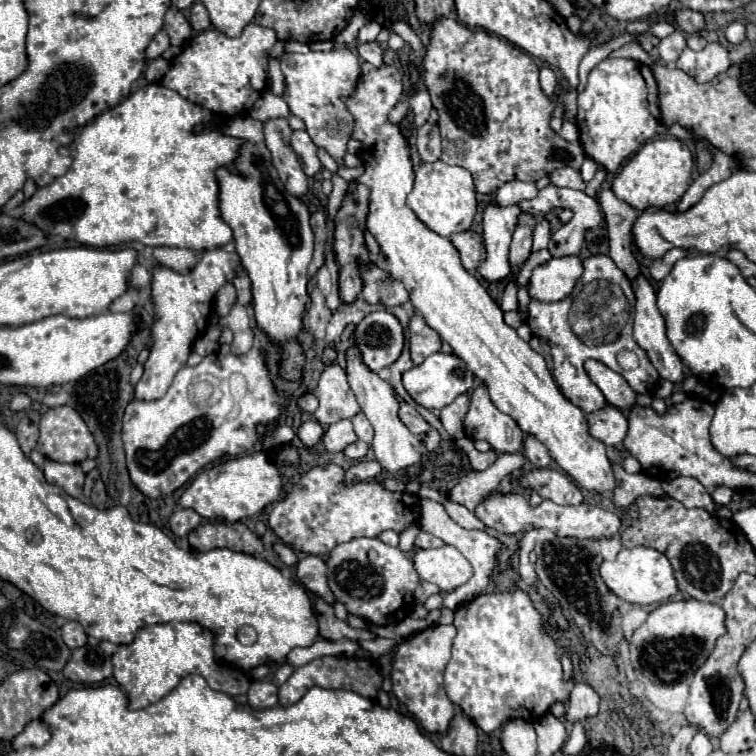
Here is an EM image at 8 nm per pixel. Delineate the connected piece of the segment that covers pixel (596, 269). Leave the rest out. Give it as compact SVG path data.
M591 255L583 261L583 275L579 279L575 289L582 289L589 281L595 279L607 279L611 283L617 283L627 298L635 298L634 290L625 273L621 273L621 269L617 269L617 265L613 263L613 259L609 255Z

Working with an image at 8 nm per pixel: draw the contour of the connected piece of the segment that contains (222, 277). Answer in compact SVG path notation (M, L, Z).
M211 249L203 251L201 259L189 273L177 273L165 265L153 267L153 281L151 281L151 299L155 309L155 319L151 327L151 345L149 357L145 361L145 373L135 387L135 399L153 401L161 399L169 389L175 373L185 367L187 357L191 353L193 341L207 329L213 309L213 297L221 285L231 283L235 275L245 275L239 255L227 253L225 249Z

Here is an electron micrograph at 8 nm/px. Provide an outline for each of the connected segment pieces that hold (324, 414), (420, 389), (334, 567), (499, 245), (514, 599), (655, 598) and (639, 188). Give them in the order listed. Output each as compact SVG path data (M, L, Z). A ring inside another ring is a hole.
M331 363L325 367L315 393L319 397L319 407L315 411L315 419L323 427L329 427L331 423L353 417L361 411L349 383L347 383L345 371L337 363Z
M433 353L429 355L421 365L411 367L409 371L403 373L403 385L407 389L407 393L425 409L443 409L445 405L449 405L451 401L455 401L455 397L459 397L461 393L467 393L475 383L475 377L469 375L467 365L455 357L455 355L445 355L445 353Z
M359 537L337 545L329 553L327 569L329 587L349 615L357 615L373 625L389 625L405 619L413 609L413 591L419 585L419 575L413 569L411 557L399 547L385 545L377 537Z
M489 203L483 215L483 239L487 257L479 267L479 273L489 283L499 283L511 273L509 263L509 243L517 225L517 217L521 213L519 205L499 207L497 203Z
M521 589L503 591L503 593L485 593L455 609L457 635L453 639L453 655L445 669L445 691L447 697L459 705L477 727L491 733L511 717L525 721L537 721L547 709L561 701L569 699L574 687L573 678L563 679L563 667L559 659L559 647L553 637L547 633L543 615L533 607L529 595Z
M631 547L623 549L615 561L605 561L601 565L601 577L607 583L607 587L621 597L623 601L629 603L637 603L637 605L653 605L653 603L661 603L667 601L669 597L673 597L679 589L677 589L677 581L673 577L673 567L669 565L667 557L651 547Z
M657 137L647 141L615 175L613 193L629 203L633 209L643 211L647 207L665 207L677 203L689 187L689 179L693 173L693 155L689 147L675 137Z

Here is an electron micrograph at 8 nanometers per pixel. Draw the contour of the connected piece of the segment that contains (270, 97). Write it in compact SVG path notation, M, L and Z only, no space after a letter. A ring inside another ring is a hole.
M265 91L253 105L253 109L249 111L249 115L257 121L267 121L267 119L275 119L275 117L289 117L289 107L287 103L273 95L271 91Z

